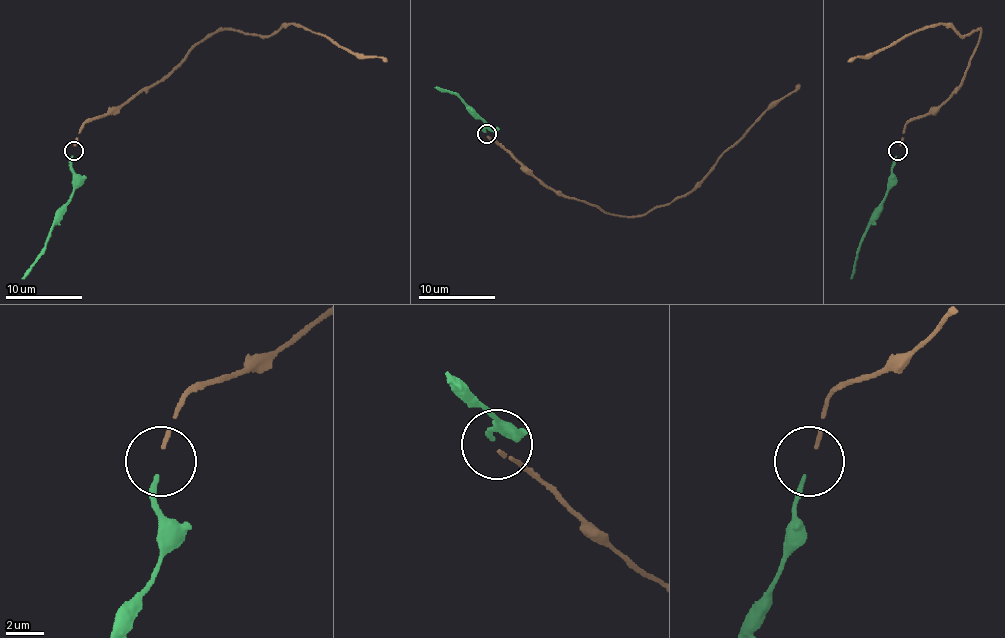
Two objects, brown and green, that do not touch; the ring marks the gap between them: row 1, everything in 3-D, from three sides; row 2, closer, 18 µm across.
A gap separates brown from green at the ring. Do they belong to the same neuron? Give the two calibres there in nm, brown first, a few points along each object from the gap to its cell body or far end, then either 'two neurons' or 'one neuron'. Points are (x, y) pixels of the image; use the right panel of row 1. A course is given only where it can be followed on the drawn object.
calibres 240 and 200 nm; course brown (899, 145), (909, 122), (932, 114), (961, 85), (980, 31), (961, 35), (938, 23), (847, 62); course green (895, 156), (888, 195), (878, 216), (868, 226), (851, 278); one neuron

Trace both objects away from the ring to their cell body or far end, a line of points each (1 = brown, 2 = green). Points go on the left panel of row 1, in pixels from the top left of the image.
1: (74, 145), (87, 122), (114, 114), (218, 31), (270, 35), (294, 23), (353, 52), (380, 56), (386, 62)
2: (72, 156), (72, 195), (62, 216), (53, 226), (41, 255), (22, 278)

